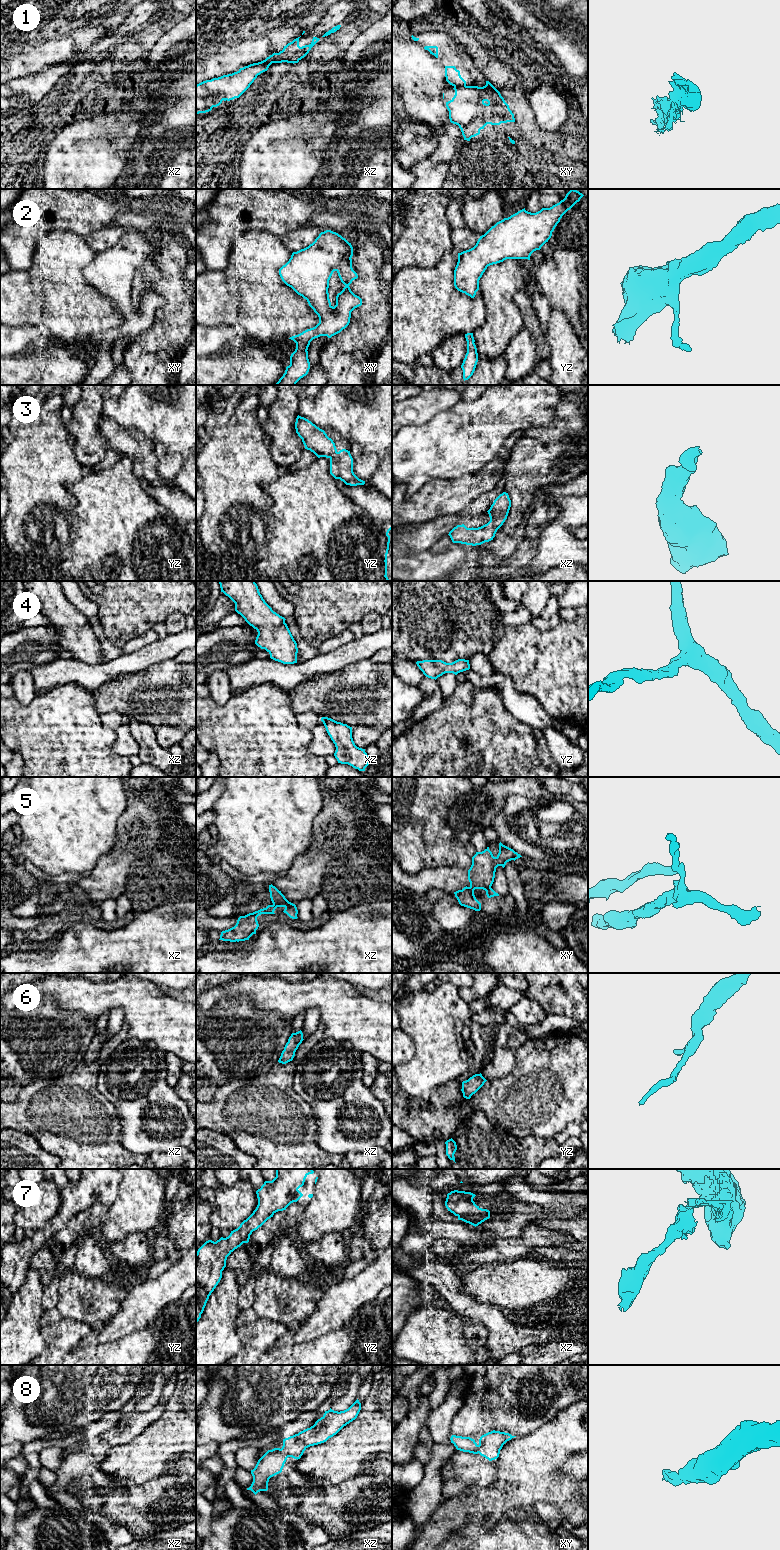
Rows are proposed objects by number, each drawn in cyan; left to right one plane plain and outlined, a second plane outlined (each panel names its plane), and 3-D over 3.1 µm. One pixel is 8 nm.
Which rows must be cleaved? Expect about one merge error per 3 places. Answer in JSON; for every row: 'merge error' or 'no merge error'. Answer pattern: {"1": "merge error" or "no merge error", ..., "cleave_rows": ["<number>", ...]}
{"1": "merge error", "2": "no merge error", "3": "no merge error", "4": "no merge error", "5": "merge error", "6": "no merge error", "7": "no merge error", "8": "no merge error", "cleave_rows": ["1", "5"]}

